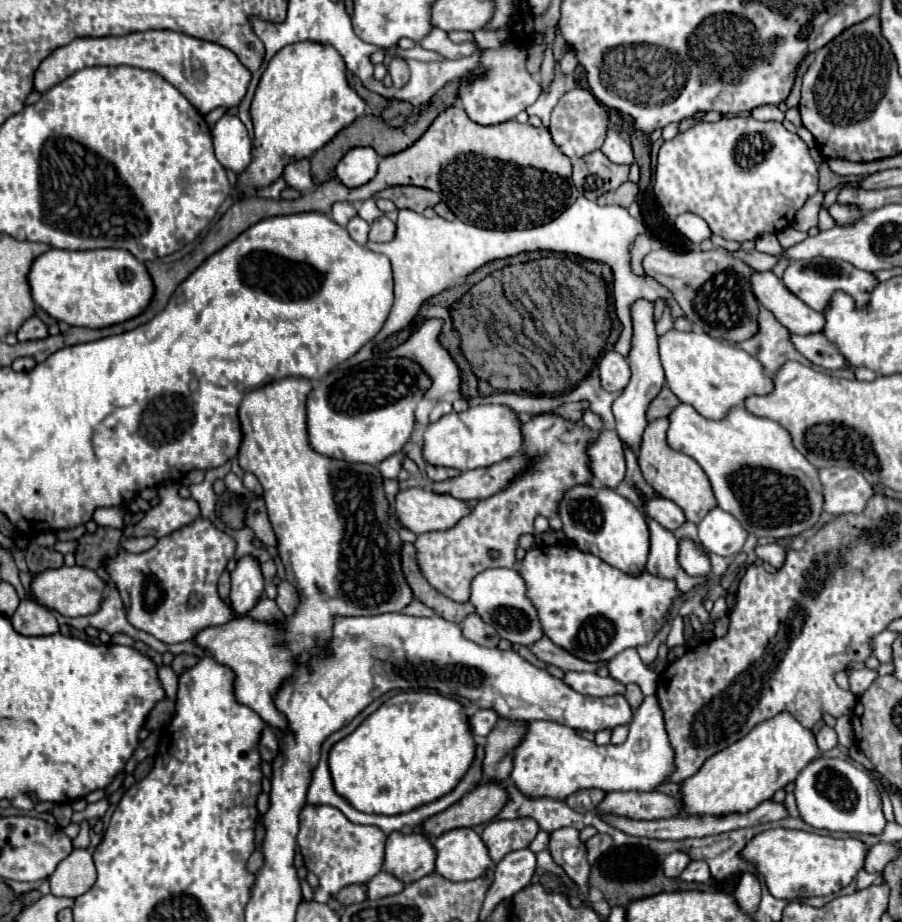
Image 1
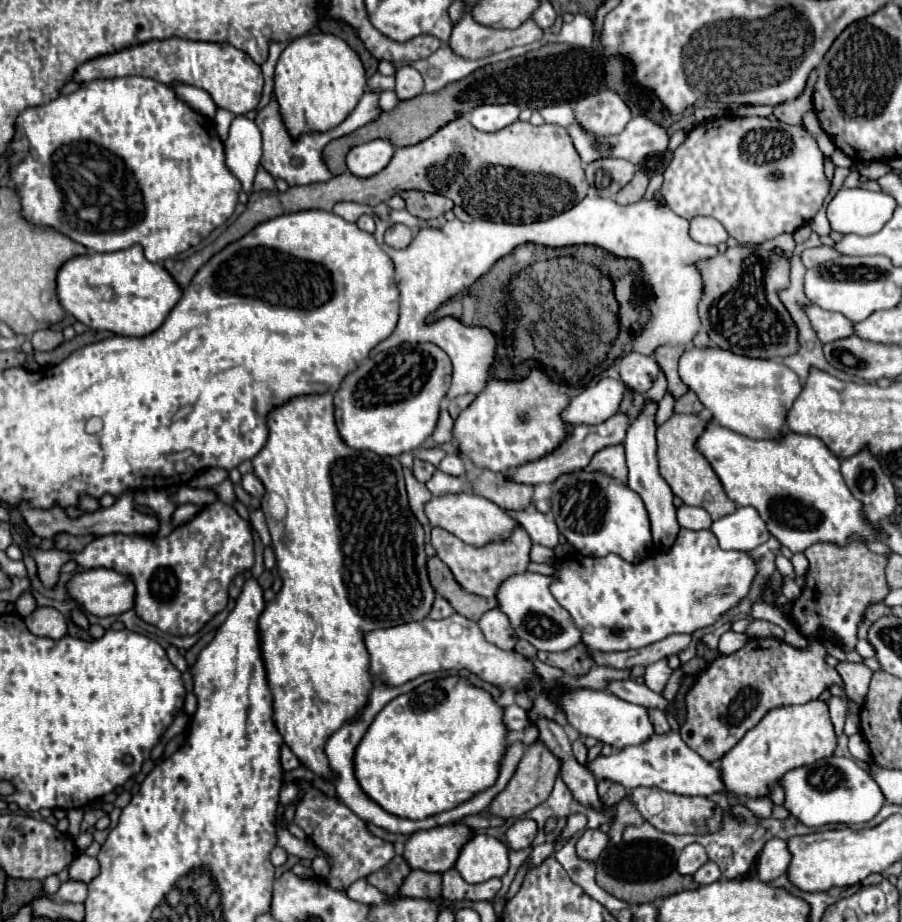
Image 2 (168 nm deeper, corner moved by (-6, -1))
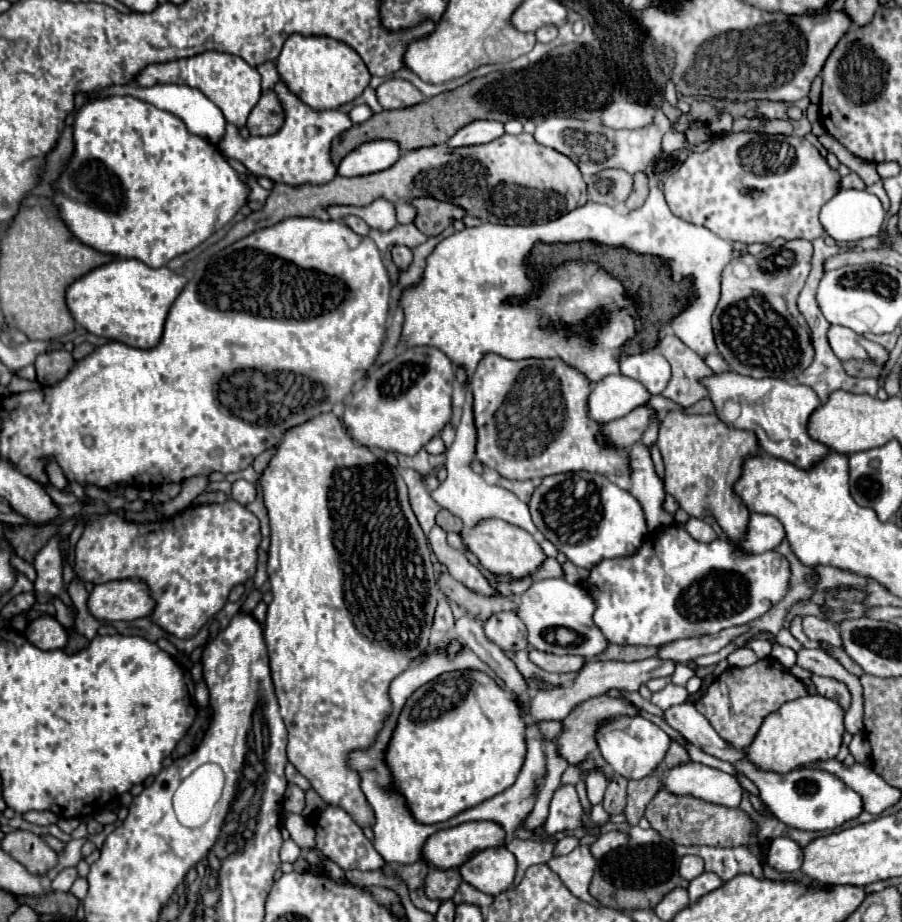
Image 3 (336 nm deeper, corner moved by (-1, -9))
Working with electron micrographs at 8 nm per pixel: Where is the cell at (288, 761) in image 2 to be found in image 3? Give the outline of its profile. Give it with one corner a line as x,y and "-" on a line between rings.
286,764
286,778
288,778
288,782
292,782
292,784
296,784
298,788
302,788
304,792
310,788
310,782
292,766
292,764

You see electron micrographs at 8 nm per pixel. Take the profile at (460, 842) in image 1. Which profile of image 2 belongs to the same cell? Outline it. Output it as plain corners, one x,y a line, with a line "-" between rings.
475,834
471,836
457,858
457,872
465,882
477,884
489,878
501,878
509,868
507,848
493,836

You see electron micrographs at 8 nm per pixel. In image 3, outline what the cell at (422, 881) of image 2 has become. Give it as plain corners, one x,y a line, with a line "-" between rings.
432,868
430,878
426,878
424,890
426,890
428,898
448,900
454,896
454,892
458,890
460,884
462,884
462,876
460,876
458,868
450,868
450,870

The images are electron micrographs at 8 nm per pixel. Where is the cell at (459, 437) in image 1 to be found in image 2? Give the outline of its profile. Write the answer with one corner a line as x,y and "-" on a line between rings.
533,368
531,374
521,382
489,380
489,386
475,398
475,402
457,416
453,424
453,440
457,442
461,456
469,458
477,468
507,472
515,466
521,466
523,462
531,462
535,458
541,458
543,454
549,454
551,450
555,450
555,446
559,446
559,442
563,442
571,426
567,426
559,414
567,406
567,402
569,396
561,390
561,384
549,380
549,376
539,368

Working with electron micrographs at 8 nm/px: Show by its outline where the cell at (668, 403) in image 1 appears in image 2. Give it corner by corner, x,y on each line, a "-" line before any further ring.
687,392
687,394
683,394
681,398
675,400
673,412
677,412
677,414
701,414
703,404
699,402
699,398
693,392

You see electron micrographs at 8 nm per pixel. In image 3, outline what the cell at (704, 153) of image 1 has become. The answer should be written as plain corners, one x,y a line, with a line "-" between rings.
738,132
716,138
706,152
692,152
686,162
664,180
664,194
670,210
678,214
678,218
706,226
724,240
770,244
776,238
814,240
824,236
818,212
834,194
838,194
840,180
838,170
830,168
828,160
806,138

